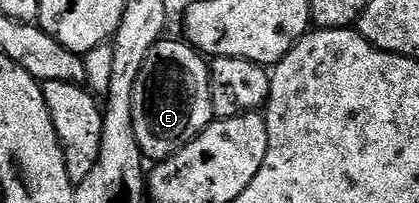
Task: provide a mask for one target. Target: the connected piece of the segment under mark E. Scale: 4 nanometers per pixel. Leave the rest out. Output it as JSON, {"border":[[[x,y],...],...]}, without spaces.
{"border":[[[163,39],[144,59],[144,71],[140,71],[140,79],[136,79],[134,102],[132,103],[132,119],[136,131],[136,143],[140,143],[143,158],[157,163],[180,151],[192,139],[199,137],[215,120],[210,94],[210,66],[207,58],[199,53],[193,45],[185,40],[169,41]]]}

